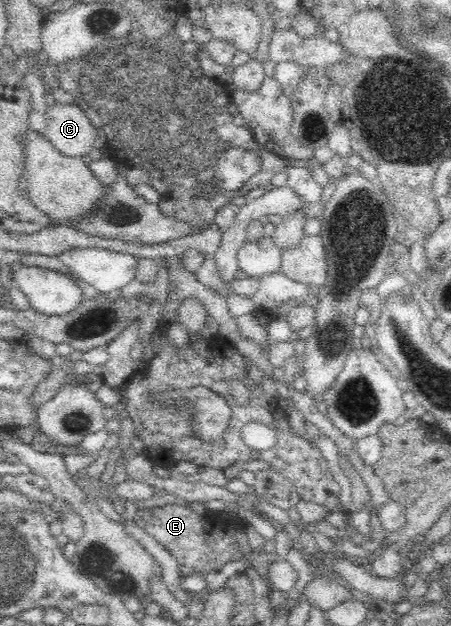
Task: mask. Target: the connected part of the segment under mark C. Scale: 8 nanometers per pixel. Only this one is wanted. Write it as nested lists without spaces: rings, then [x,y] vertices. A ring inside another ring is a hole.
[[[55,104],[48,108],[44,135],[65,156],[82,157],[93,150],[96,126],[75,104]]]

